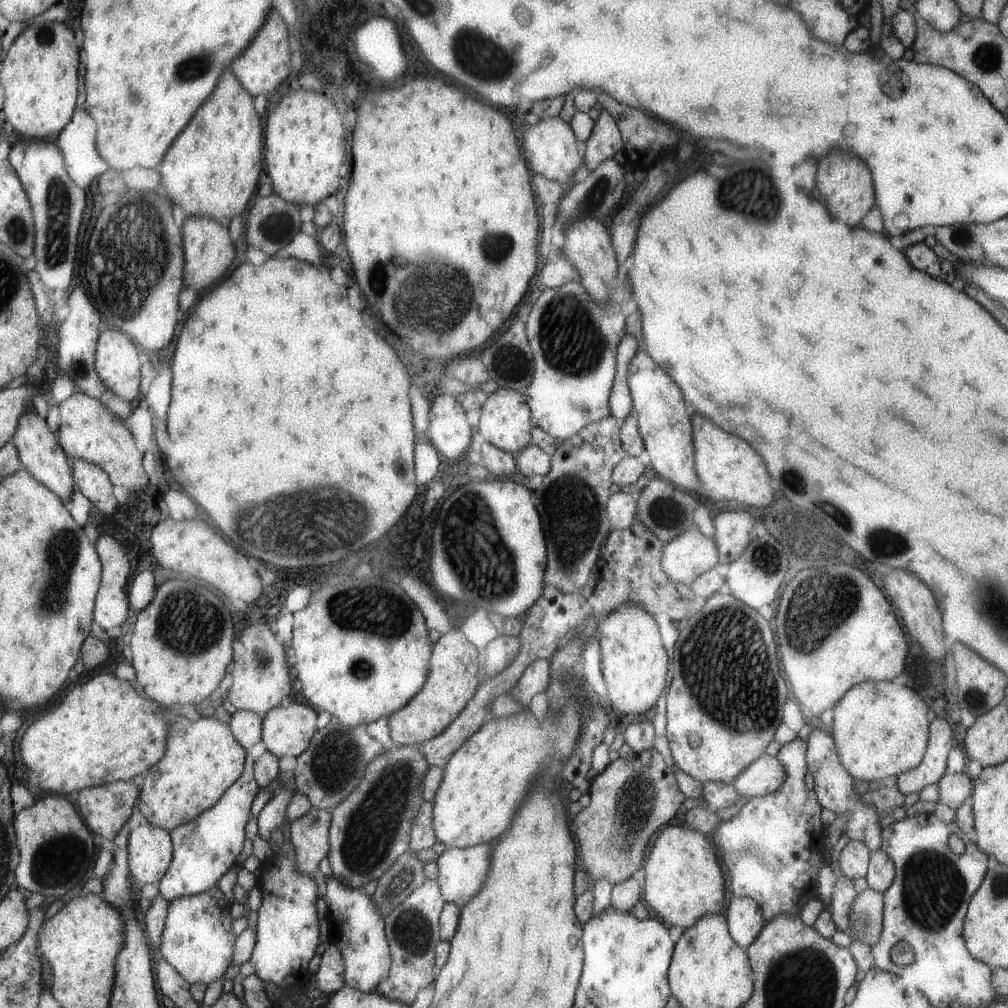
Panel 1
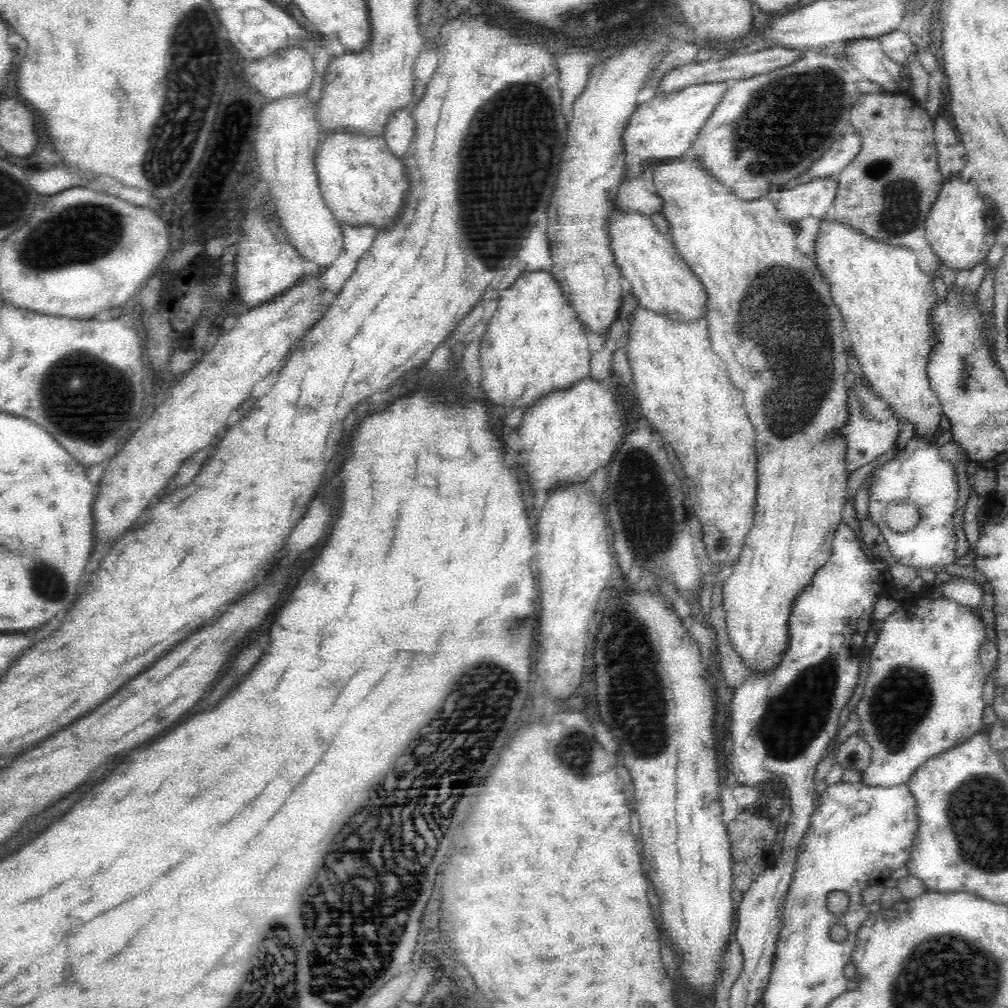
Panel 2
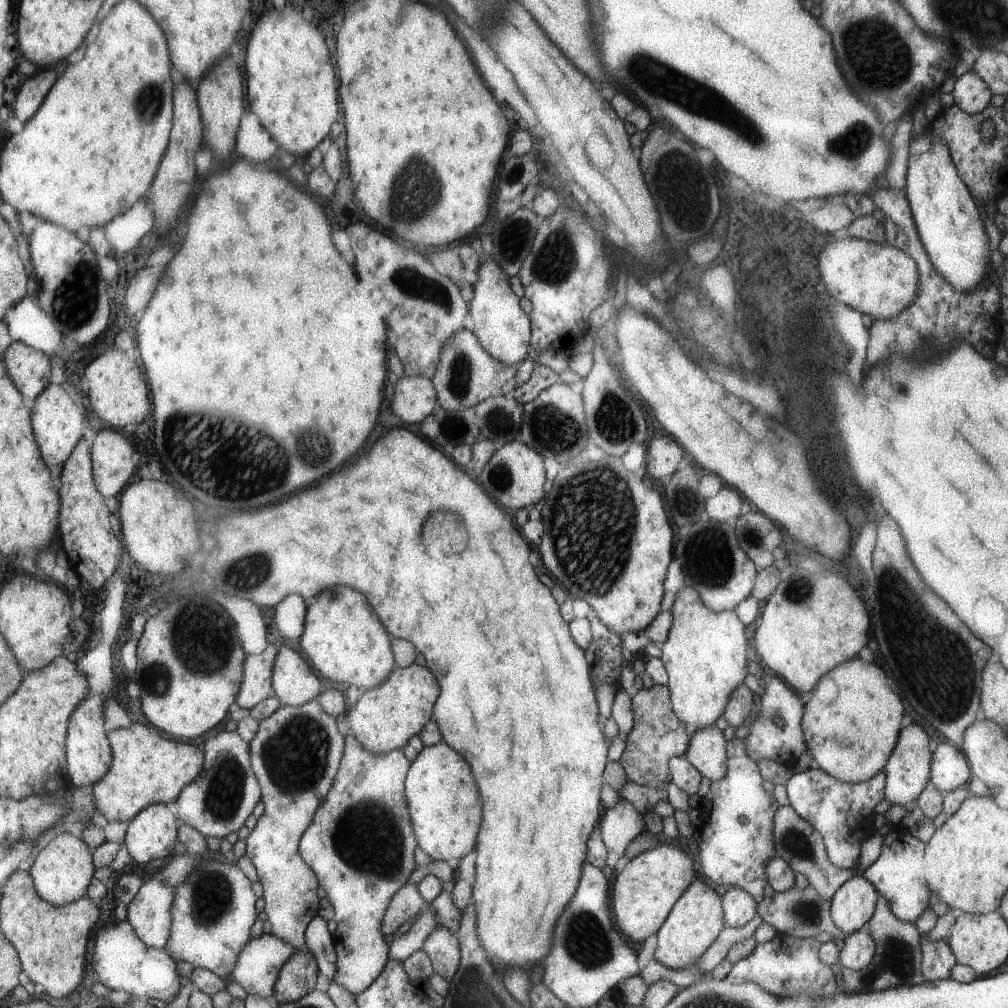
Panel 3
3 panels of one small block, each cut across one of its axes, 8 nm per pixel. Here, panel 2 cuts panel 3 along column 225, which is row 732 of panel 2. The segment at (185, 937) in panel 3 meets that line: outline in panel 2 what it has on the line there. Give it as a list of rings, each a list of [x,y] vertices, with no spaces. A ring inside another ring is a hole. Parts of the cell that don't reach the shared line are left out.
[[[914,594],[904,598],[904,608],[892,612],[884,622],[870,652],[870,672],[866,676],[862,698],[858,702],[858,718],[864,740],[872,746],[872,764],[862,772],[862,780],[868,786],[892,786],[904,784],[918,772],[928,760],[942,756],[944,752],[968,742],[980,734],[984,716],[982,686],[984,672],[980,662],[980,648],[986,642],[986,628],[982,616],[972,606],[962,606],[952,596]]]

